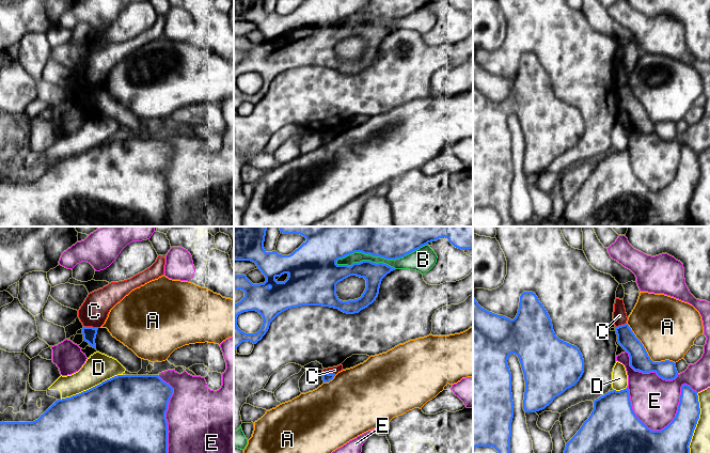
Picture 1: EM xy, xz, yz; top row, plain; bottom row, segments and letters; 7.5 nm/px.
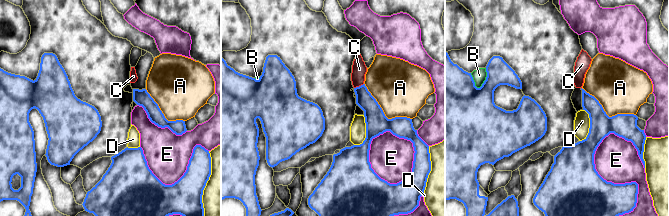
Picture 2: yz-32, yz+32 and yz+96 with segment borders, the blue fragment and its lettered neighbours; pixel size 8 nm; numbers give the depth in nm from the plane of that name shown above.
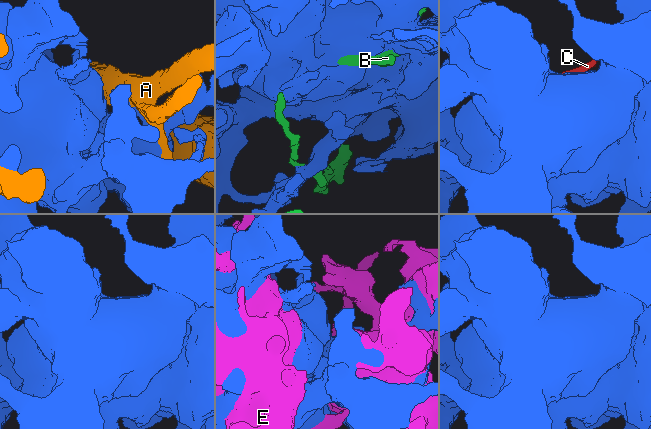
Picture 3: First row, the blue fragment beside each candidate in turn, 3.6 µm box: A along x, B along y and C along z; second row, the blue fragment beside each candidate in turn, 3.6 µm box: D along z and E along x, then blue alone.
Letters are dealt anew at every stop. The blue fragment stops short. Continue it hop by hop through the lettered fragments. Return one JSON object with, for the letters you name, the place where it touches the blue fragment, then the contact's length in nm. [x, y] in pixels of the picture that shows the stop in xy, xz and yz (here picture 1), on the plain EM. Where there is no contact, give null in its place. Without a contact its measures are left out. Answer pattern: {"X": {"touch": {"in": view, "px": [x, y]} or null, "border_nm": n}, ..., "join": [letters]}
{"join": []}

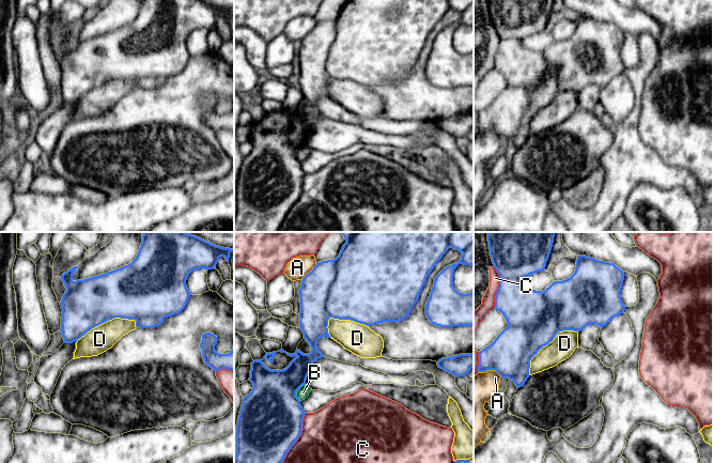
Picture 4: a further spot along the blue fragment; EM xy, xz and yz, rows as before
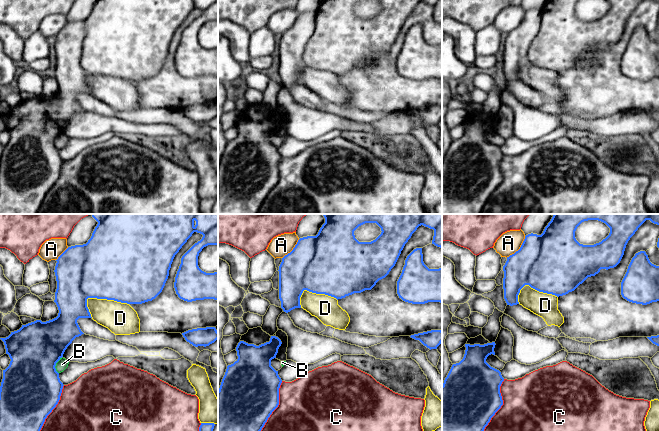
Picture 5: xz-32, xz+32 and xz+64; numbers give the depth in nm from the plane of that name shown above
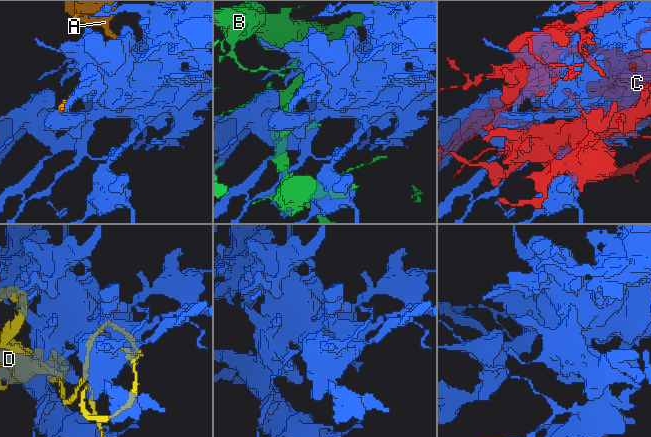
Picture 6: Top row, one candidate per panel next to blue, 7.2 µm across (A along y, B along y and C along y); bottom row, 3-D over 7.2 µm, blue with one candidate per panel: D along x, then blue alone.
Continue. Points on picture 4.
{"D": {"touch": {"in": "yz", "px": [546, 105]}, "border_nm": 500}, "join": ["D"]}

